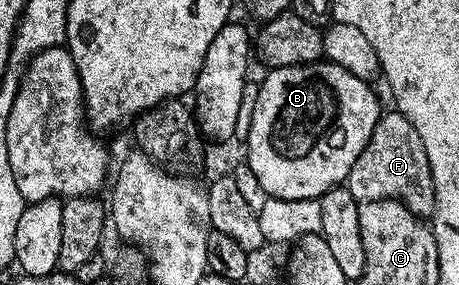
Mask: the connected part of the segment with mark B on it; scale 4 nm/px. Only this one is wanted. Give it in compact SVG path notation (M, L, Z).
M321 60L307 66L277 66L269 69L260 84L258 100L246 137L248 156L246 162L253 169L258 182L270 198L290 200L320 199L327 190L347 183L358 156L370 140L382 113L373 87L362 81L354 72L346 72L338 64Z

